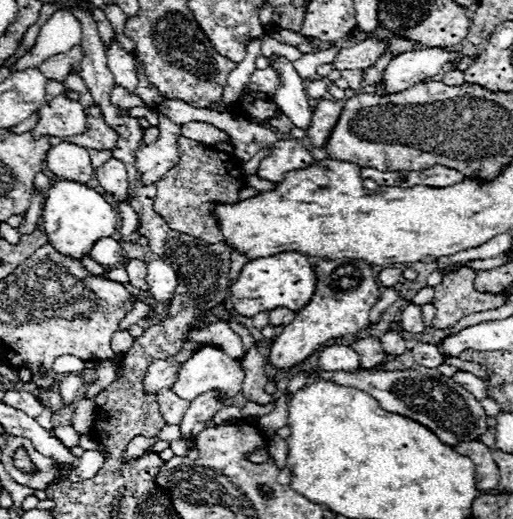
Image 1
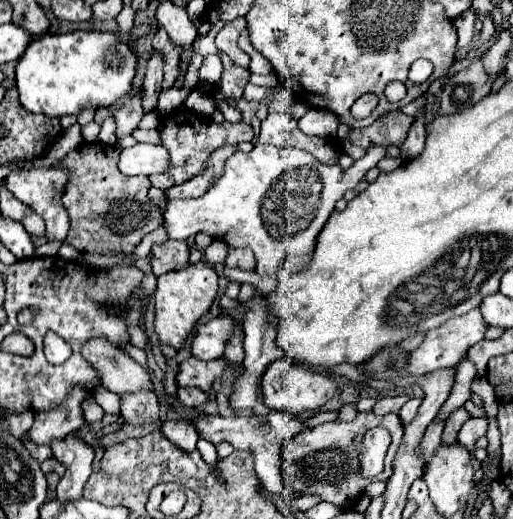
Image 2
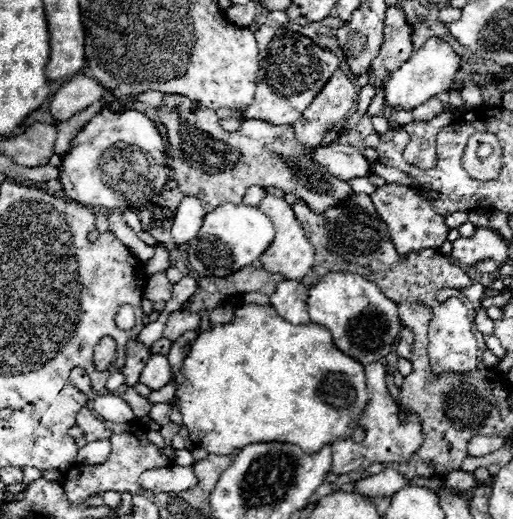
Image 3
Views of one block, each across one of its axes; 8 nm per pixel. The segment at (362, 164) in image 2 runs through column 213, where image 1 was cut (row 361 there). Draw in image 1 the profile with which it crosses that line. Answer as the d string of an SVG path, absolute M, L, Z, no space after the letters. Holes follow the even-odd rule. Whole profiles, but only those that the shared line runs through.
M202 346L186 364L182 364L172 390L184 400L194 400L208 390L220 390L232 398L240 392L242 380L244 370L238 366L238 360L226 356L220 348Z

